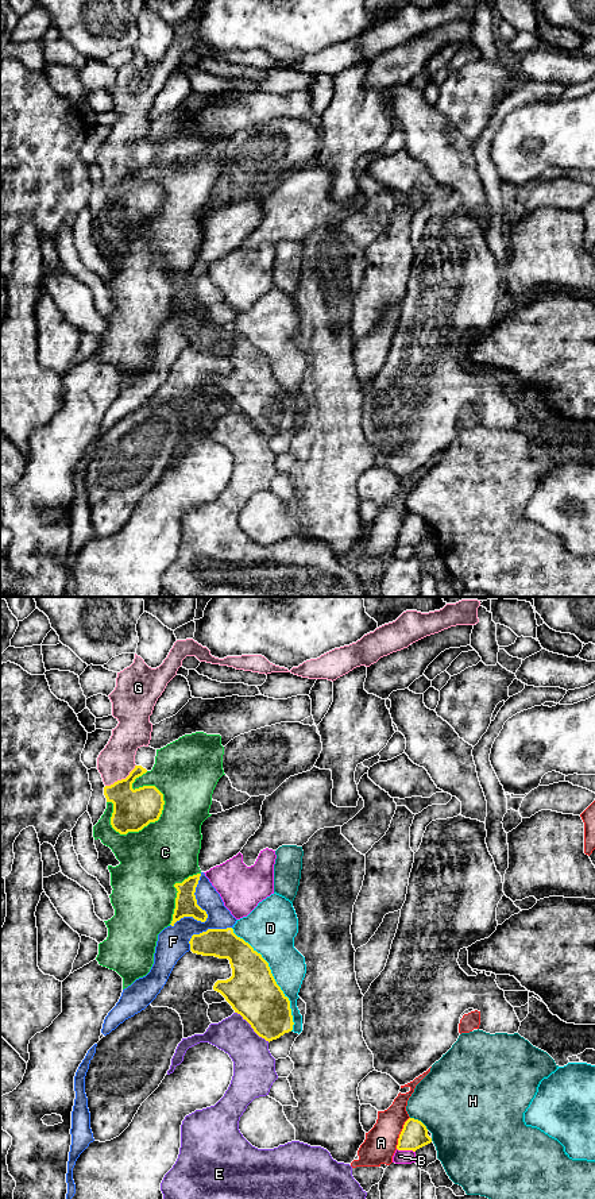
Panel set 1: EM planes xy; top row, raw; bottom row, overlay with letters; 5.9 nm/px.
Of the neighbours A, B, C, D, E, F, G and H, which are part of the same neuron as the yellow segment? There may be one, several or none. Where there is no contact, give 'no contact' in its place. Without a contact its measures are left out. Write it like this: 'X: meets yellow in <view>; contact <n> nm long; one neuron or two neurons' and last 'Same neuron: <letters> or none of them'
A: meets yellow in xy; contact 200 nm long; two neurons
B: meets yellow in xy; contact 110 nm long; two neurons
C: meets yellow in xy; contact 420 nm long; two neurons
D: meets yellow in xy; contact 700 nm long; two neurons
E: meets yellow in xy; contact 280 nm long; two neurons
F: meets yellow in xy; contact 360 nm long; two neurons
G: meets yellow in xy; contact 220 nm long; one neuron
H: meets yellow in xy; contact 130 nm long; two neurons
Same neuron: G

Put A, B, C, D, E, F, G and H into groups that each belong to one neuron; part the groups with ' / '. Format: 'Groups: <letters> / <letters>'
Groups: A / B / C / D / E / F / G / H

